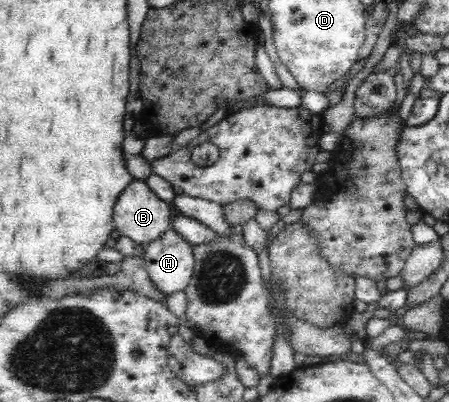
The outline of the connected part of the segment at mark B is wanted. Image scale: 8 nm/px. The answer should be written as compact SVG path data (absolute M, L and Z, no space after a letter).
M144 180L131 181L120 193L114 207L114 229L121 231L122 235L128 237L138 244L148 245L151 241L159 239L163 233L171 228L172 219L176 212L173 206L155 195Z

